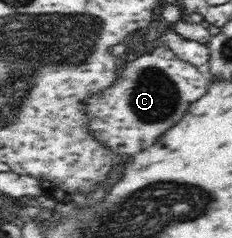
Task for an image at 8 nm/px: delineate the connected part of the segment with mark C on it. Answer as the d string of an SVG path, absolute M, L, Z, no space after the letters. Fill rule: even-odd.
M159 46L130 62L121 61L116 84L100 97L93 97L88 104L93 118L90 126L114 154L138 154L178 122L188 104L208 90L209 83L196 66L178 58L168 47Z

